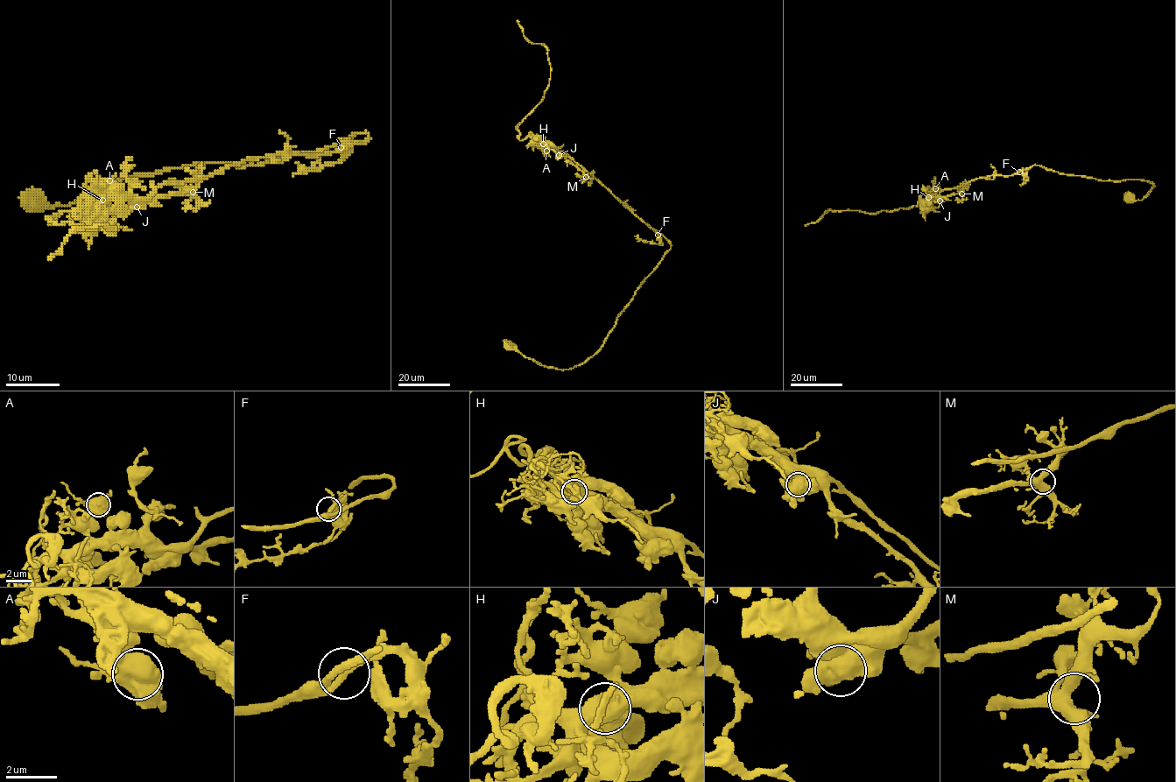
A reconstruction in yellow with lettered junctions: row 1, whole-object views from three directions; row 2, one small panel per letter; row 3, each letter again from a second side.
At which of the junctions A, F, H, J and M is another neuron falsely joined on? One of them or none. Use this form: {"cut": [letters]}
{"cut": []}

